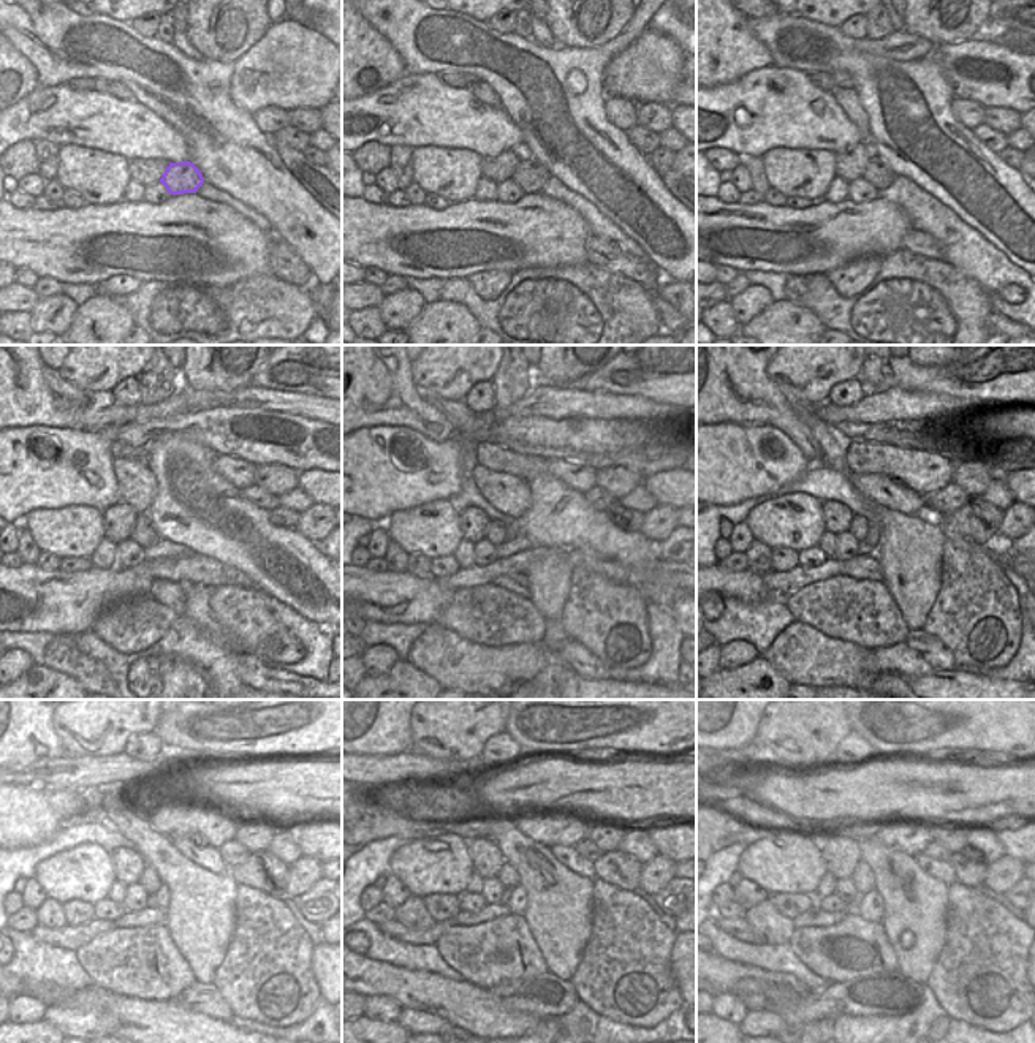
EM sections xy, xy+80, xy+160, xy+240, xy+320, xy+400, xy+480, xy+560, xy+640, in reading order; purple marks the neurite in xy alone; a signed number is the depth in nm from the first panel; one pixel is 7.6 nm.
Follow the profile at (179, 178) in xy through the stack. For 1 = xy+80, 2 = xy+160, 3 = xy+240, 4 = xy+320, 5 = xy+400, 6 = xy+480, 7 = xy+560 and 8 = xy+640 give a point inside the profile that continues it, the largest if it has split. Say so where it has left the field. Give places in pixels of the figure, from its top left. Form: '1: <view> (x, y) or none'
1: xy+80 (530, 176)
2: xy+160 (879, 174)
3: xy+240 (144, 534)
4: xy+320 (497, 529)
5: xy+400 (858, 526)
6: xy+480 (149, 880)
7: xy+560 (507, 876)
8: xy+640 (863, 876)

